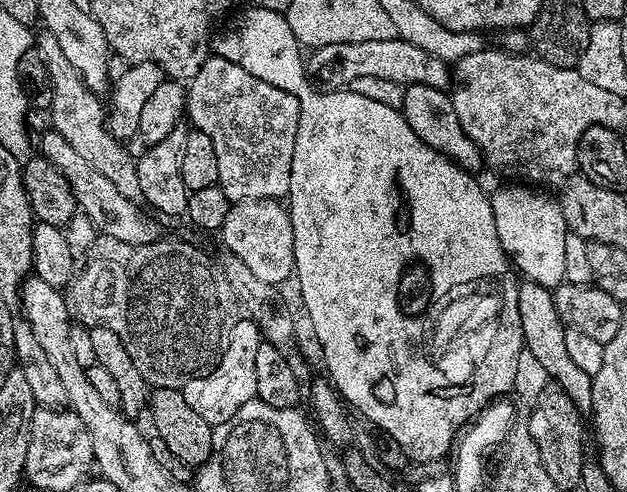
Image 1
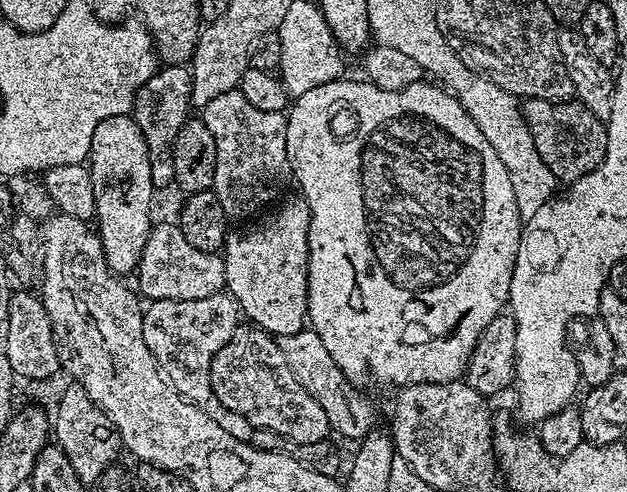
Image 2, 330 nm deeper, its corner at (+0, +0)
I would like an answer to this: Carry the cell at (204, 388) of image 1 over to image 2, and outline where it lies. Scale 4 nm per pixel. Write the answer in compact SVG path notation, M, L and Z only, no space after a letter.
M219 292L210 298L154 300L143 309L143 313L142 338L146 338L146 347L150 349L150 354L154 354L154 362L163 372L164 379L179 396L210 414L210 418L214 418L226 434L251 441L254 429L250 422L246 422L242 414L234 414L234 410L226 410L226 406L218 402L210 382L214 354L229 344L238 327L238 305L231 295Z

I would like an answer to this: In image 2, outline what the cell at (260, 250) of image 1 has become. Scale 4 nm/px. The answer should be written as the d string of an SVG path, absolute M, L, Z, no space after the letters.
M157 223L148 235L146 246L142 250L138 277L140 276L141 297L154 300L193 300L194 298L210 298L214 294L224 292L226 270L223 255L214 252L203 252L186 242L186 234L182 234L179 223Z

